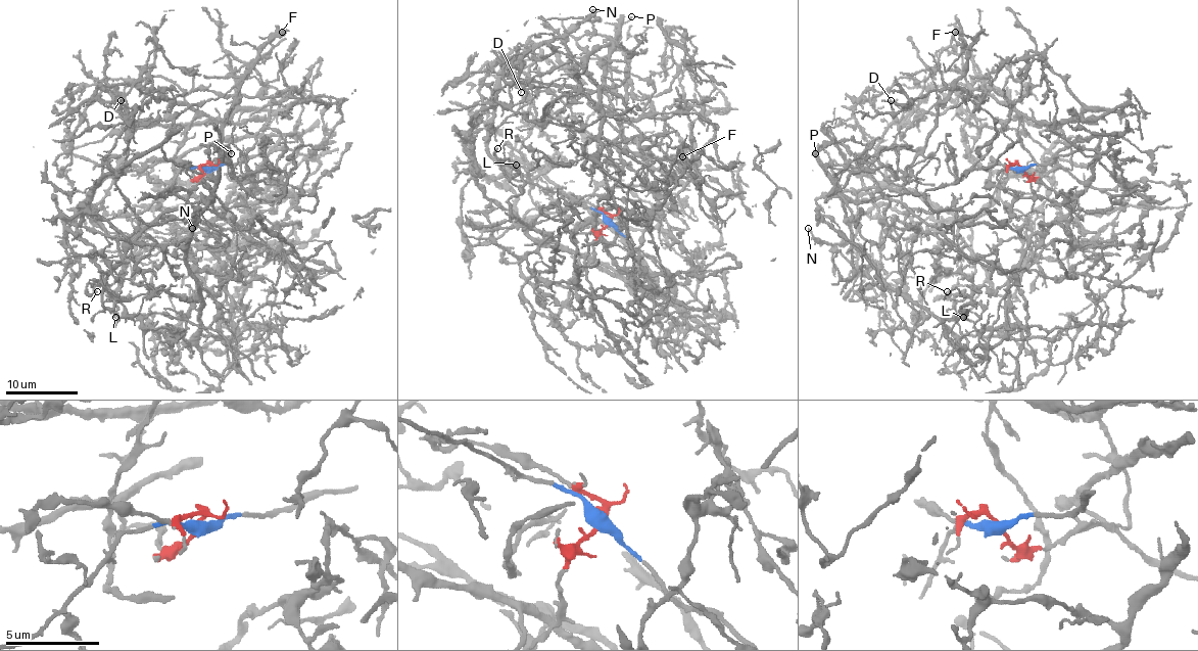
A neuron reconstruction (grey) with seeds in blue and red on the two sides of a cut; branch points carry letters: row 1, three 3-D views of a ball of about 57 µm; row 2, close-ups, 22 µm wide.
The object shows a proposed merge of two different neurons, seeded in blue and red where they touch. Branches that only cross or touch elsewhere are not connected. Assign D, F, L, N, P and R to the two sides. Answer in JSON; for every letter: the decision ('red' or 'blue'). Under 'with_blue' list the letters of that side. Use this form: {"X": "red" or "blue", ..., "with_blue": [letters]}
{"D": "blue", "F": "red", "L": "blue", "N": "red", "P": "red", "R": "blue", "with_blue": ["D", "L", "R"]}

